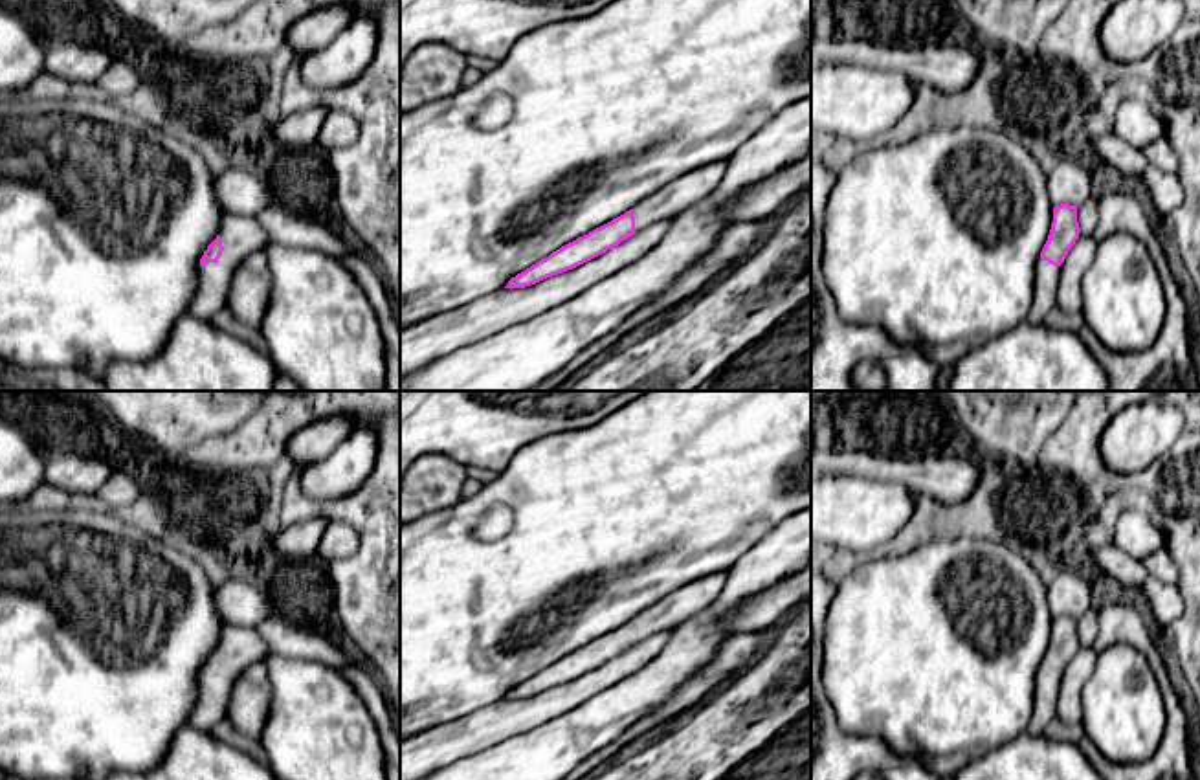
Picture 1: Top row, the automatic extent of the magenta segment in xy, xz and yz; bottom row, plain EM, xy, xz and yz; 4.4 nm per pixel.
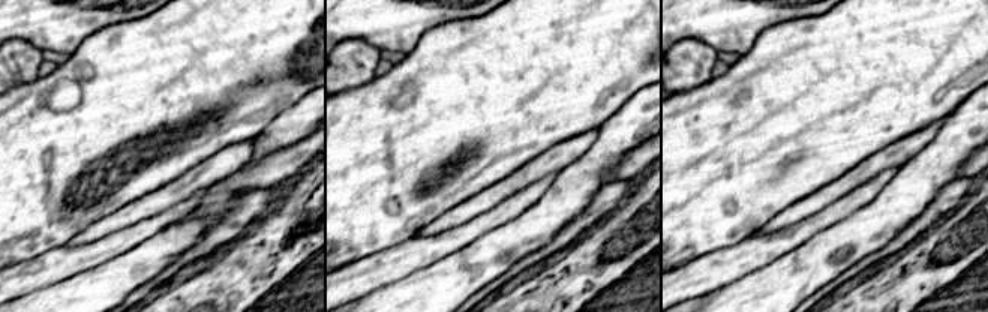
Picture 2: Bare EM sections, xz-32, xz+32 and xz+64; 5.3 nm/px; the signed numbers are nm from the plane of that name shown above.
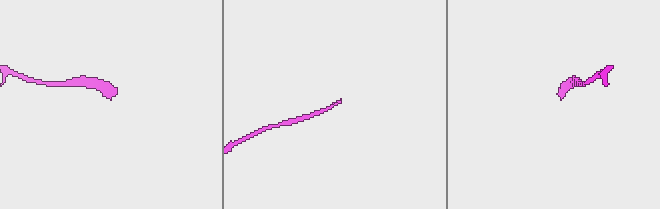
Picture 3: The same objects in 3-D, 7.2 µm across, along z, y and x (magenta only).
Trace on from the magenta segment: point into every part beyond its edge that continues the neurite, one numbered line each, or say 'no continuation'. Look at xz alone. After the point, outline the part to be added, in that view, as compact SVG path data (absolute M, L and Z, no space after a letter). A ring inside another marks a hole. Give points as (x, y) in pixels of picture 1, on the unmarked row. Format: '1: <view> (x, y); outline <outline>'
1: xz (685, 602); outline M728 571L701 576L695 582L684 584L673 593L648 606L633 618L635 642L642 642L661 631L673 631L684 620L701 613L721 593Z

